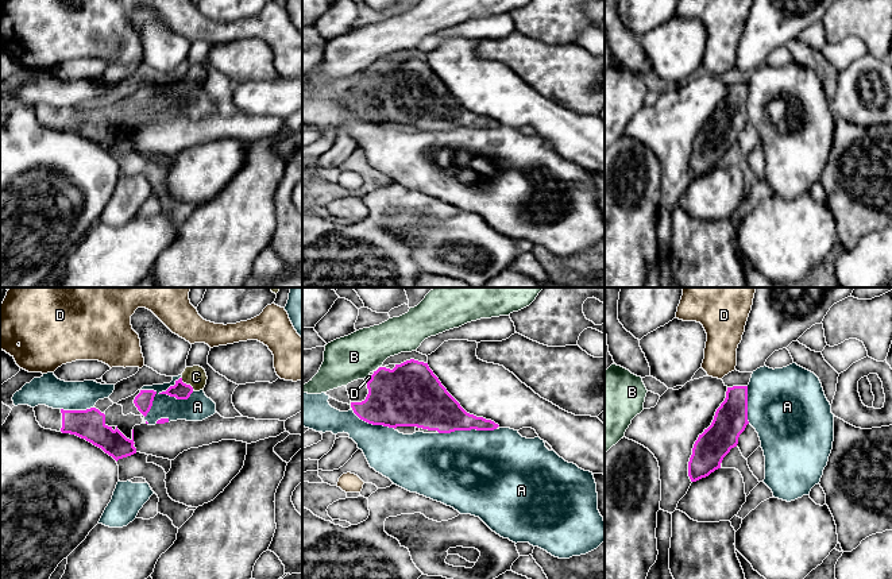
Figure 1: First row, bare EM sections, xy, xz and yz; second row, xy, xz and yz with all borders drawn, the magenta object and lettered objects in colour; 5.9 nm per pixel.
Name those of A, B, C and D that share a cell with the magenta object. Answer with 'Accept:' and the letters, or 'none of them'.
Accept: C

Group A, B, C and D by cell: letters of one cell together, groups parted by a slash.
A / B / C / D

